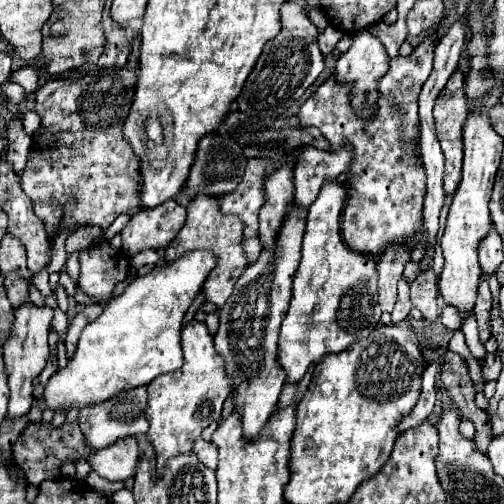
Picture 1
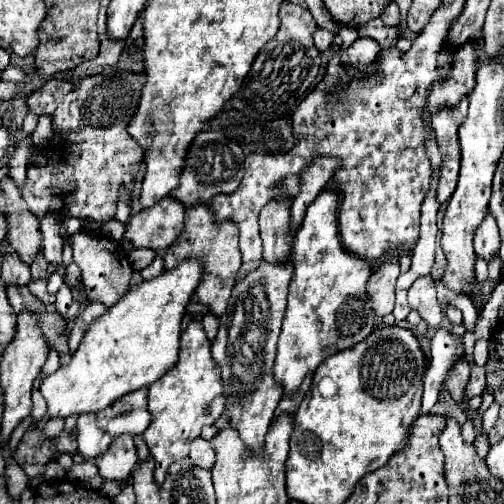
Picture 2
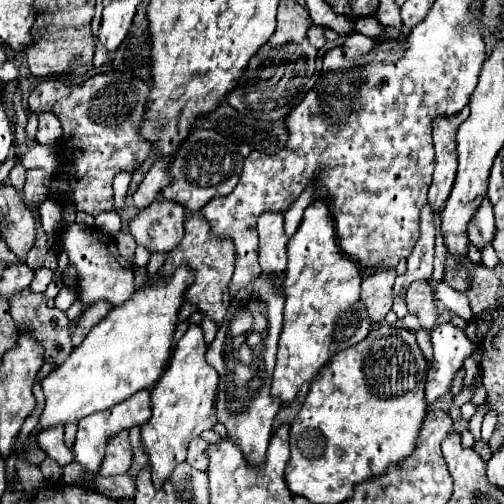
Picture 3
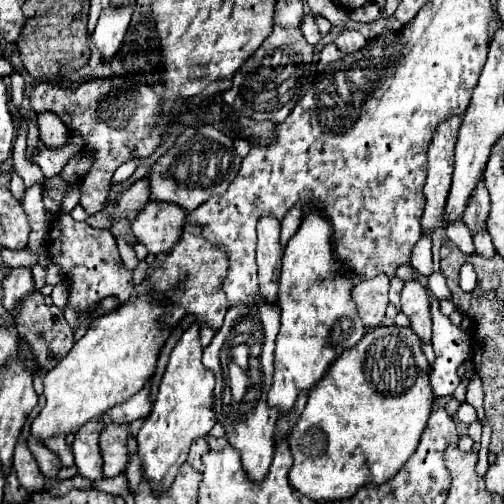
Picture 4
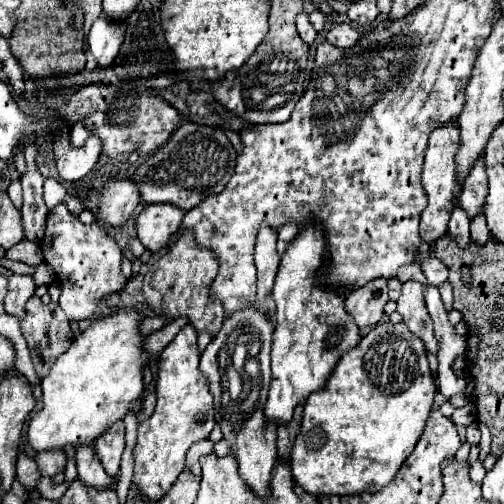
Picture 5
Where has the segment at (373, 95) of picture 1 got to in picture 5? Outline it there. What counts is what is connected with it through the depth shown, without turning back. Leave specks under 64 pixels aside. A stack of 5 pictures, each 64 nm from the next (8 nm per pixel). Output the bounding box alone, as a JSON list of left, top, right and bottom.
[326,22,360,48]

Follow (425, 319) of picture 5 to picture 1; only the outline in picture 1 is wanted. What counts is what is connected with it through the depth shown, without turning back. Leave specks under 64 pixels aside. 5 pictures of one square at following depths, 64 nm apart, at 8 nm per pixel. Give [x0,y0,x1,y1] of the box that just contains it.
[410,270,440,322]

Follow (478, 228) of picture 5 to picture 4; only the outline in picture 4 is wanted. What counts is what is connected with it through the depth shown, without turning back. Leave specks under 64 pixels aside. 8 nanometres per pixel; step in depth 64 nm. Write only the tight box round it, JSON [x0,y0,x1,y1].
[474,230,494,258]

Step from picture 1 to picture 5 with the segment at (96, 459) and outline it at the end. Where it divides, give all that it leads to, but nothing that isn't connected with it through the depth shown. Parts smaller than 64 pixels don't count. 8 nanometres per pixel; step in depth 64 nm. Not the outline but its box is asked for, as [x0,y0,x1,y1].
[94,422,124,476]

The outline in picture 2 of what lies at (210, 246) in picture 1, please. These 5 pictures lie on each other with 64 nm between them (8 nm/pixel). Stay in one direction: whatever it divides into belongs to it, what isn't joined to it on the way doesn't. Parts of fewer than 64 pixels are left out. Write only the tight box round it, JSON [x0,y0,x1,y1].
[164,204,242,318]

